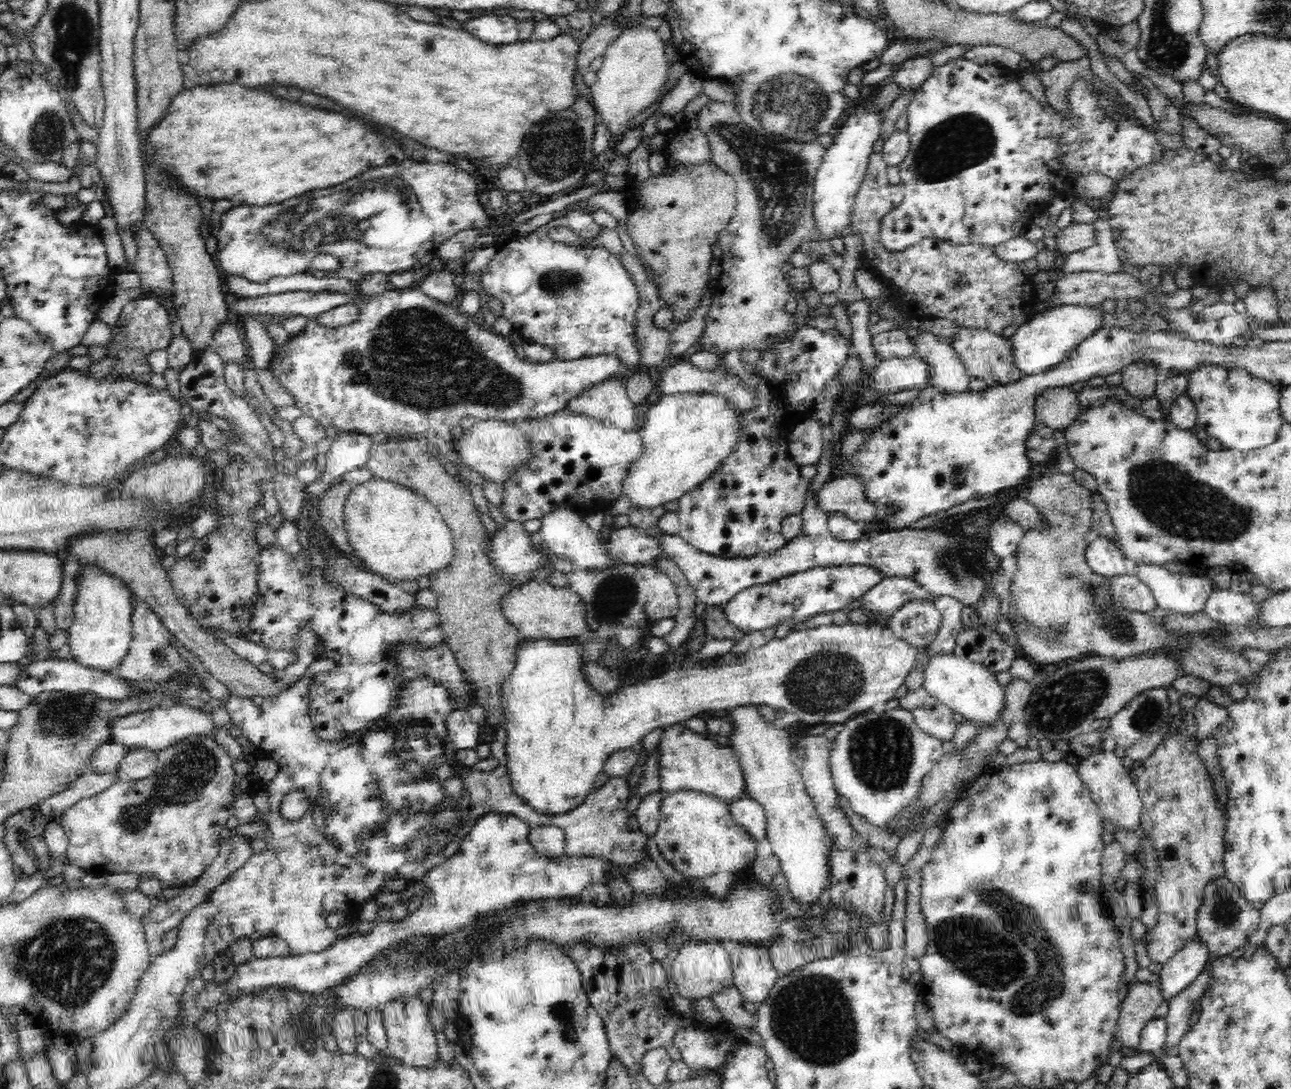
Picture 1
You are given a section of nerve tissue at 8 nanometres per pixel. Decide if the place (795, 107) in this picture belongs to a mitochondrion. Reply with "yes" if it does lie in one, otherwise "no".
yes

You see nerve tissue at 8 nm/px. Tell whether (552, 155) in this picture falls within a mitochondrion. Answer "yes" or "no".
yes

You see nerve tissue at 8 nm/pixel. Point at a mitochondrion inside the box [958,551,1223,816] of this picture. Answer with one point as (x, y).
(1060, 706)

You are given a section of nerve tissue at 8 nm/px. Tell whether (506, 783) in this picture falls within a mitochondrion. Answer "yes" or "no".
no

